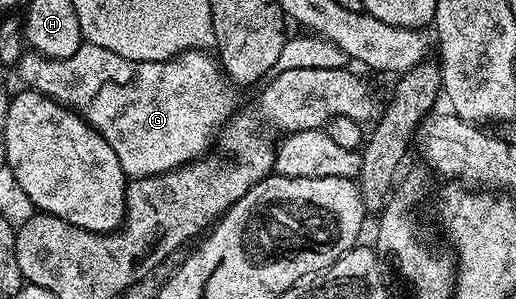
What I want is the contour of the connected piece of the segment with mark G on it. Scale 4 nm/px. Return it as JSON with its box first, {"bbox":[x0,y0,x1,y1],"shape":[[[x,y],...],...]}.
{"bbox":[17,43,236,179],"shape":[[[87,43],[79,47],[73,57],[50,59],[38,53],[24,53],[17,64],[20,84],[32,91],[56,99],[63,107],[75,111],[117,153],[121,169],[131,179],[146,175],[164,175],[185,163],[193,163],[208,150],[207,138],[222,128],[236,114],[235,91],[218,62],[200,51],[186,51],[165,61],[133,61],[101,49],[101,45]]]}

